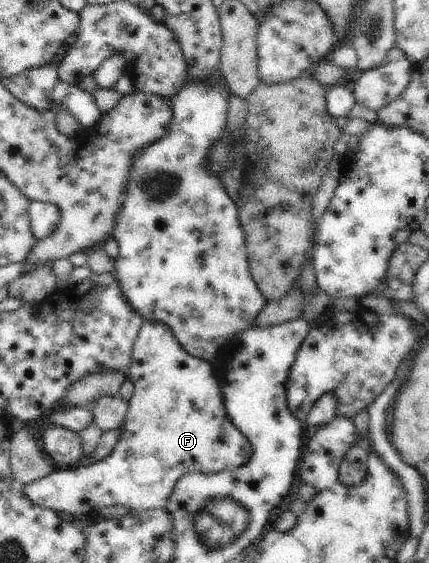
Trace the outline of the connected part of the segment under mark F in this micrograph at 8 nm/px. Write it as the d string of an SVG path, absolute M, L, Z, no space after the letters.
M145 321L133 347L131 366L125 375L134 386L129 406L121 425L121 436L114 451L100 461L81 462L71 468L57 467L50 475L24 486L24 495L36 505L65 511L72 516L97 517L98 509L124 505L143 512L165 508L173 487L187 473L213 474L235 470L251 458L251 443L232 425L225 408L220 382L211 362L191 356L176 339L169 325L161 321Z

